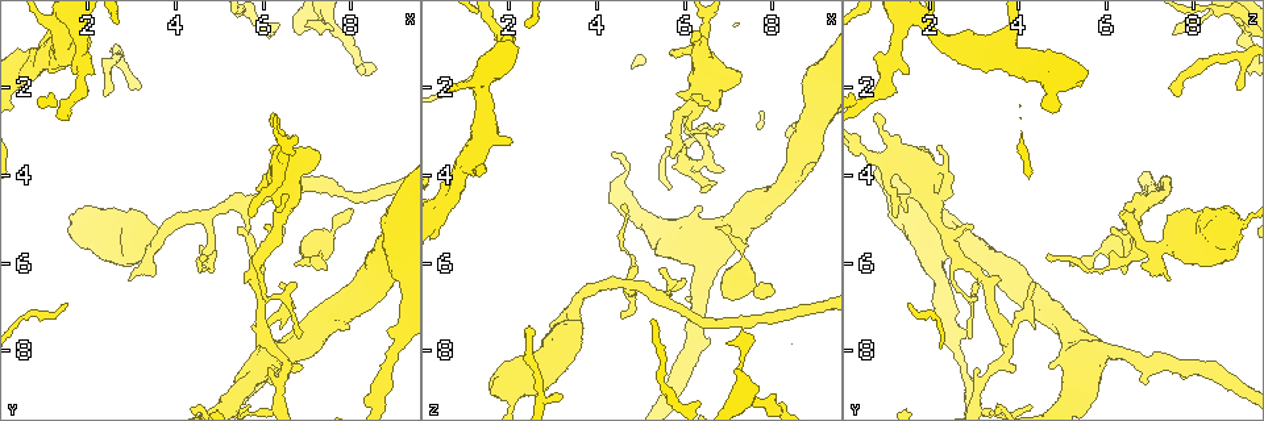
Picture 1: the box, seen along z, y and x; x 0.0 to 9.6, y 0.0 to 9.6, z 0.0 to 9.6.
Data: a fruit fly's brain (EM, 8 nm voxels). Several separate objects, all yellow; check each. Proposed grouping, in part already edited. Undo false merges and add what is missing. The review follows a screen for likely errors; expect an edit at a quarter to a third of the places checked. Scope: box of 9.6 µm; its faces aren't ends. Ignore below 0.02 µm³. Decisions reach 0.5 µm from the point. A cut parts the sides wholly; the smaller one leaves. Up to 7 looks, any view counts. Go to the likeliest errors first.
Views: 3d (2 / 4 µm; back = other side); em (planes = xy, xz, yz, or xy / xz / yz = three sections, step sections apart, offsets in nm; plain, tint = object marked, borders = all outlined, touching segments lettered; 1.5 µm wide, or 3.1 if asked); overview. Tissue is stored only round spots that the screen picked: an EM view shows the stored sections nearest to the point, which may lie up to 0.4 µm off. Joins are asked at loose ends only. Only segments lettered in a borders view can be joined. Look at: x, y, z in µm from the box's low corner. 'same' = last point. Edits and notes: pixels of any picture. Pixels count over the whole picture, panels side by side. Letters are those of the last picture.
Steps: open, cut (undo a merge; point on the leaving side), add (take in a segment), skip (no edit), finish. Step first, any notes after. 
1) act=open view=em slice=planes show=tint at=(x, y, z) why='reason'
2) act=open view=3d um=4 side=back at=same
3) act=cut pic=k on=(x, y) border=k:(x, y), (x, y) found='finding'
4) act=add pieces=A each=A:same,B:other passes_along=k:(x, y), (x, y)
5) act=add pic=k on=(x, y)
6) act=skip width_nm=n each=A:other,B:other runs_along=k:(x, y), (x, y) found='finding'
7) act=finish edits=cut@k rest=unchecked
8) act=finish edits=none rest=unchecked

act=open view=em slice=planes show=borders at=(4.60, 5.80, 4.75) why='branch stops here'

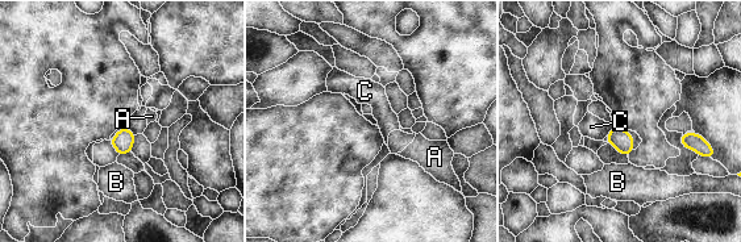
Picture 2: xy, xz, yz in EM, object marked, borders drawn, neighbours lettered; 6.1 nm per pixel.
act=skip width_nm=130 each=A:other,B:other,C:other border=2:(613, 125), (606, 136) found='none of them fits'

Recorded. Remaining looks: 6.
act=open view=em slice=planes show=borders at=(6.10, 8.65, 6.85) why='an open end'

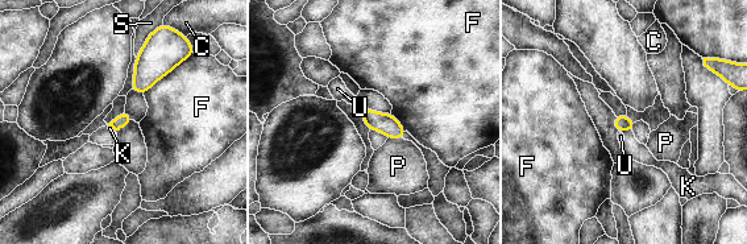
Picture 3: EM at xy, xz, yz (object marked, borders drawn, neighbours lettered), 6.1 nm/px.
act=skip each=C:other,F:other,K:other,P:other,S:other,U:other found='none of them fits'

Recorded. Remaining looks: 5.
act=open view=em slice=planes show=borders at=(7.30, 0.75, 7.55) why='thin end'

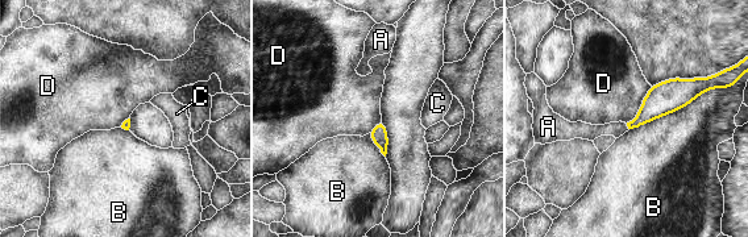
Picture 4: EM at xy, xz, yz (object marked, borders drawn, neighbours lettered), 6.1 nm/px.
act=add pieces=A each=A:same,B:other,C:other,D:other found='the neuron continues'

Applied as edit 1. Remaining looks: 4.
act=finish edits=add@4 rest=unchecked

